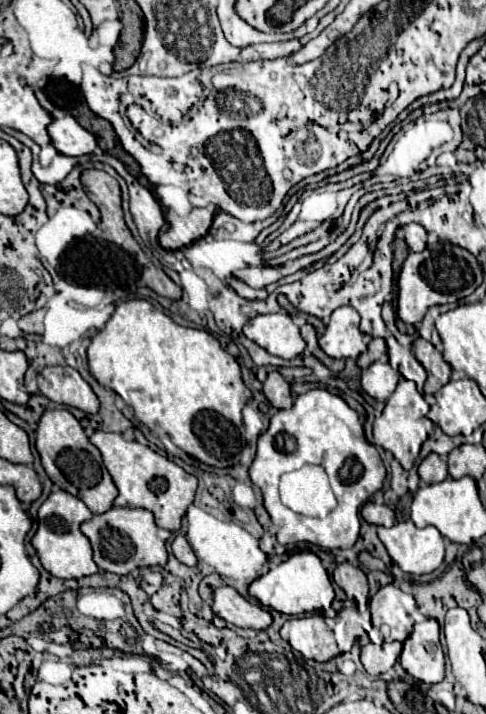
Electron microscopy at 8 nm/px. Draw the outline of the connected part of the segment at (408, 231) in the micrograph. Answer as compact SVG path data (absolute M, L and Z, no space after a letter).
M408 224L404 226L404 238L412 252L424 252L426 250L426 230L420 224Z

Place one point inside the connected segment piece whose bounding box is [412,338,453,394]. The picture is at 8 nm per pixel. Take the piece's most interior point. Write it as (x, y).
(431, 359)

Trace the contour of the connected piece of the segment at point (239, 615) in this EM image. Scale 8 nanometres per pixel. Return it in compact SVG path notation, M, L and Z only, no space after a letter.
M220 586L214 590L212 612L240 628L266 630L272 624L272 616L268 610L248 602L230 586Z

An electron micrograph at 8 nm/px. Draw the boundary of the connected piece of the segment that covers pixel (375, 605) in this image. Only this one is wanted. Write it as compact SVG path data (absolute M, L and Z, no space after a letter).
M392 584L380 588L370 600L372 626L380 628L382 624L388 624L390 638L398 642L404 642L410 636L414 626L414 610L416 600Z

